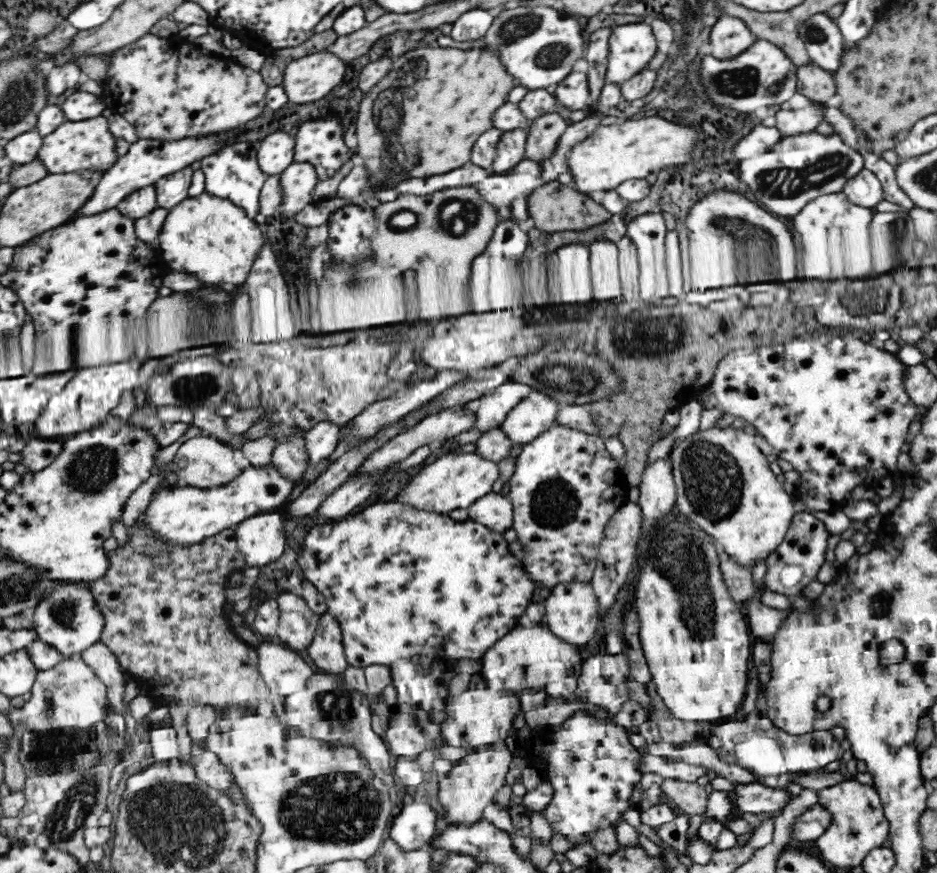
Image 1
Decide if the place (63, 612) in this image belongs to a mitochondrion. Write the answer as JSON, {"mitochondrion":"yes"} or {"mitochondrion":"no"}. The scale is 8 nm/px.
{"mitochondrion":"yes"}

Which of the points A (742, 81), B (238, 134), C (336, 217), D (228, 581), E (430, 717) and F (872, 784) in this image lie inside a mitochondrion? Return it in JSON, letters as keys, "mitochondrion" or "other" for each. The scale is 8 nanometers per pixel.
{"A":"mitochondrion","B":"other","C":"other","D":"other","E":"other","F":"other"}

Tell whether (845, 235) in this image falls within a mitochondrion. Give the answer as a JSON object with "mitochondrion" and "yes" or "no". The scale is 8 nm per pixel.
{"mitochondrion":"no"}

